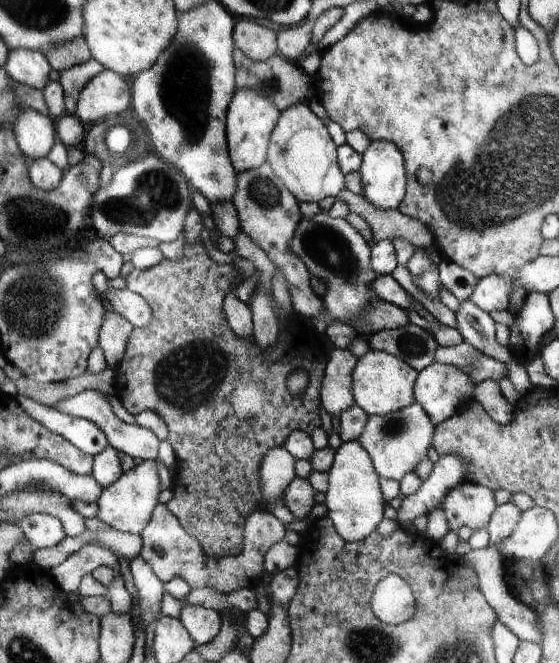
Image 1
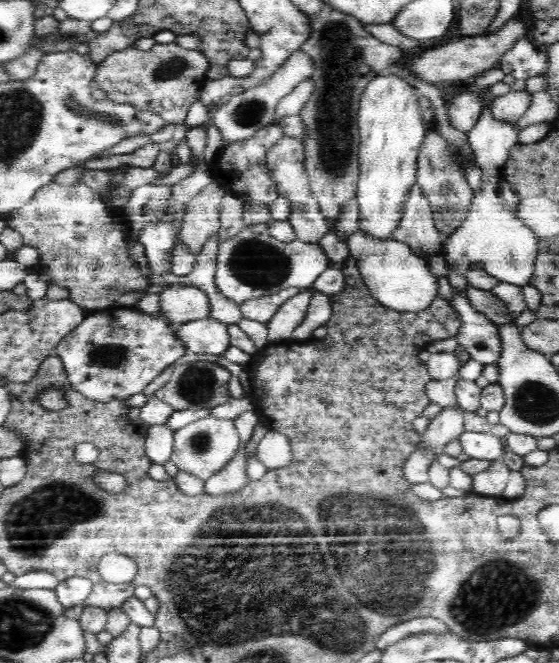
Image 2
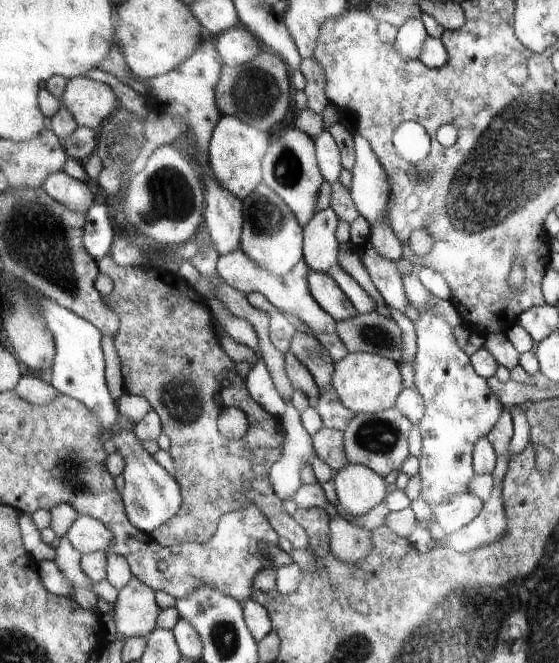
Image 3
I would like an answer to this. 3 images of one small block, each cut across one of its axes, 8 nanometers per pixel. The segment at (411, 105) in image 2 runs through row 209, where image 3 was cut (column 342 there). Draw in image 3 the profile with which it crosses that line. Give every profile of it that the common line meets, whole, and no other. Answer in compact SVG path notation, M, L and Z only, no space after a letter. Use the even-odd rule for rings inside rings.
M348 353L334 363L332 384L348 410L355 414L372 414L392 409L403 392L400 370L392 359L372 353Z

